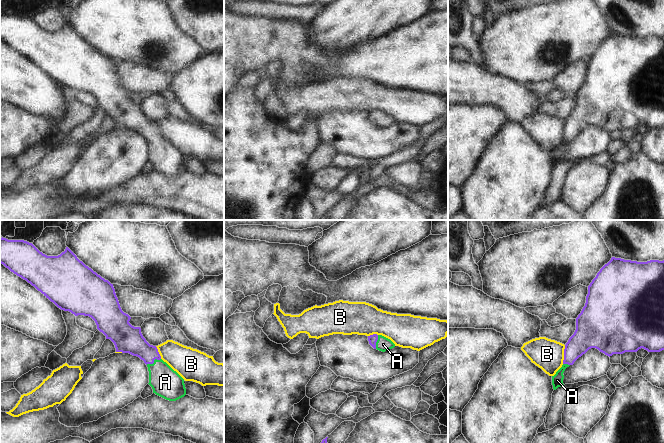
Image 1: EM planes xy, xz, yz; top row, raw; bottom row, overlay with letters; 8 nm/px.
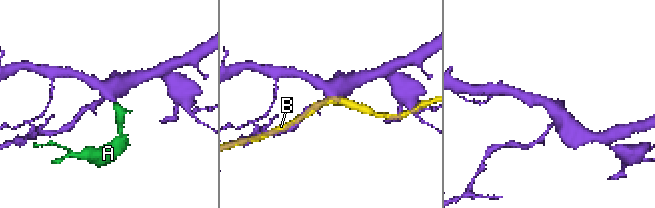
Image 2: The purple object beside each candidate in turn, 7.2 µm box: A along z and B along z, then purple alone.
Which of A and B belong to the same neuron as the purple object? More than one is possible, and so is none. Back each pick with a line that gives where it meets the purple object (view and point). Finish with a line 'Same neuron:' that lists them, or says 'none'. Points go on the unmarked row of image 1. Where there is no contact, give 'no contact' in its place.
A: contact xy (153, 138)
Same neuron: A

